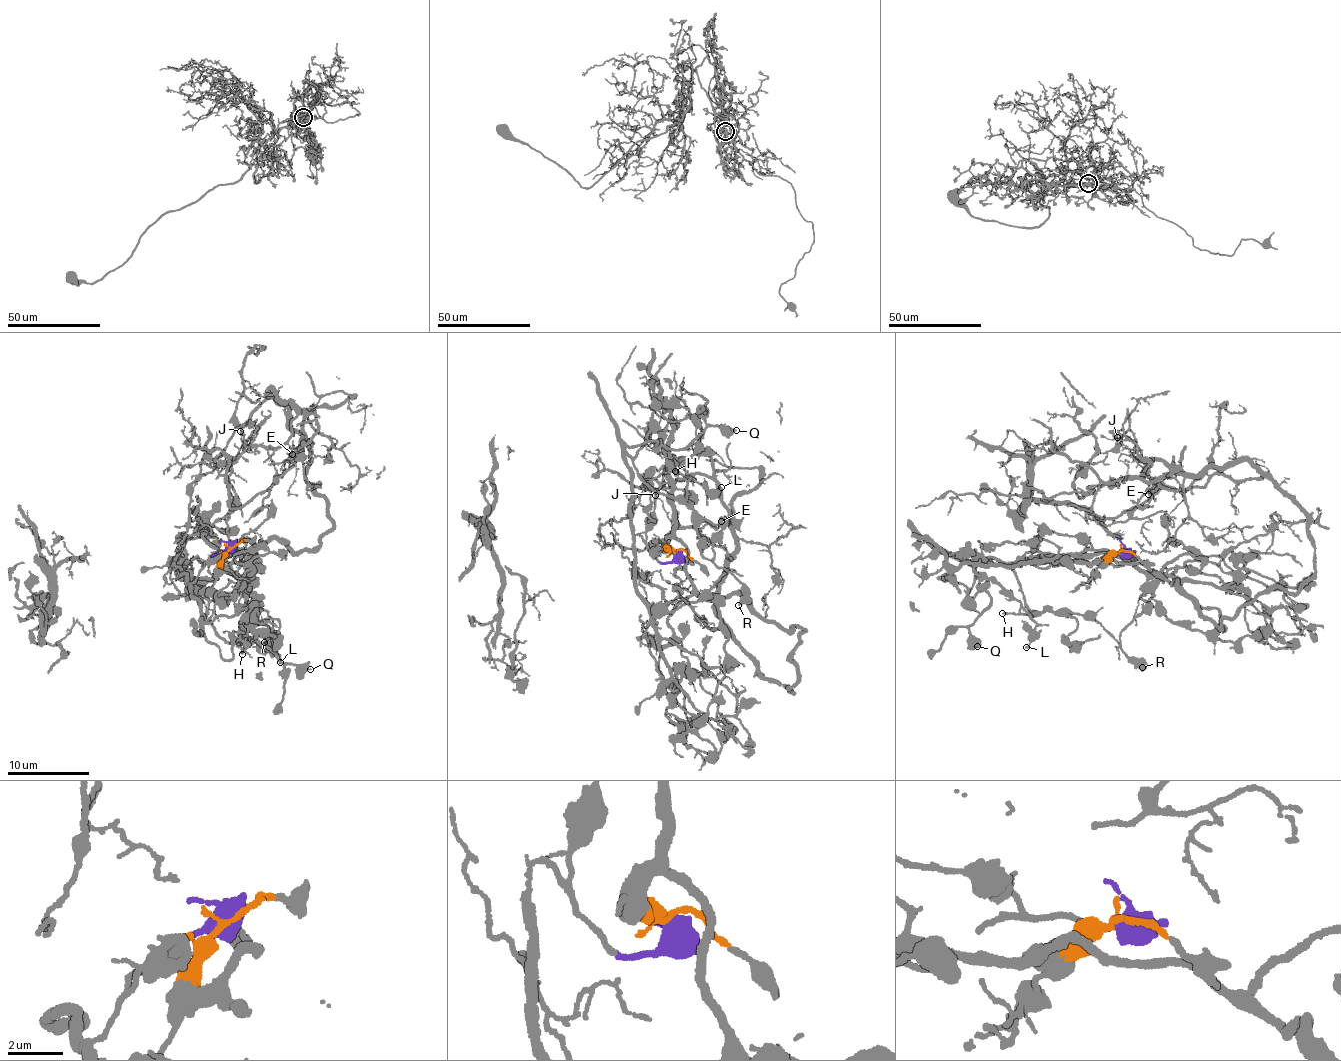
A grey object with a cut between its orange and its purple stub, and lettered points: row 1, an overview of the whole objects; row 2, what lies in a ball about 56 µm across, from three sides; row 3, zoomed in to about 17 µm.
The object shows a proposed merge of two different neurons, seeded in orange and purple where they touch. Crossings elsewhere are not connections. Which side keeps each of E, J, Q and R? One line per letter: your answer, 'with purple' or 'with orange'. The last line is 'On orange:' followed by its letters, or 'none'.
E: with orange
J: with orange
Q: with purple
R: with purple
On orange: E, J

